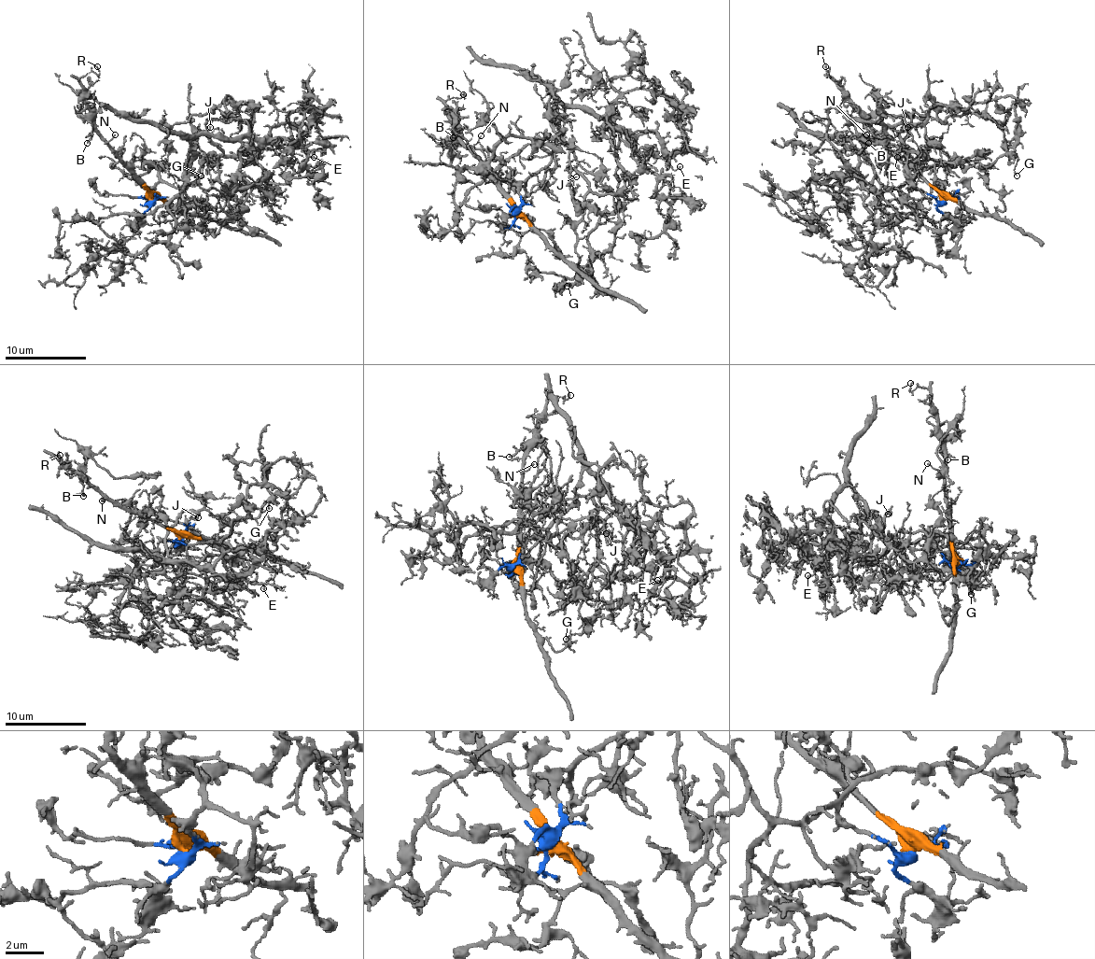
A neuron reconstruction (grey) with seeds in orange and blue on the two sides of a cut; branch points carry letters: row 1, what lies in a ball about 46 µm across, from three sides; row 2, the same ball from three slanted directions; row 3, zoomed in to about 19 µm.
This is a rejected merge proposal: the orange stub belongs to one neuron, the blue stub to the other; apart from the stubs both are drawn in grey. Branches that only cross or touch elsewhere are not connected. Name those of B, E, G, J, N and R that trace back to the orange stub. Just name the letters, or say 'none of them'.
B, N, R

